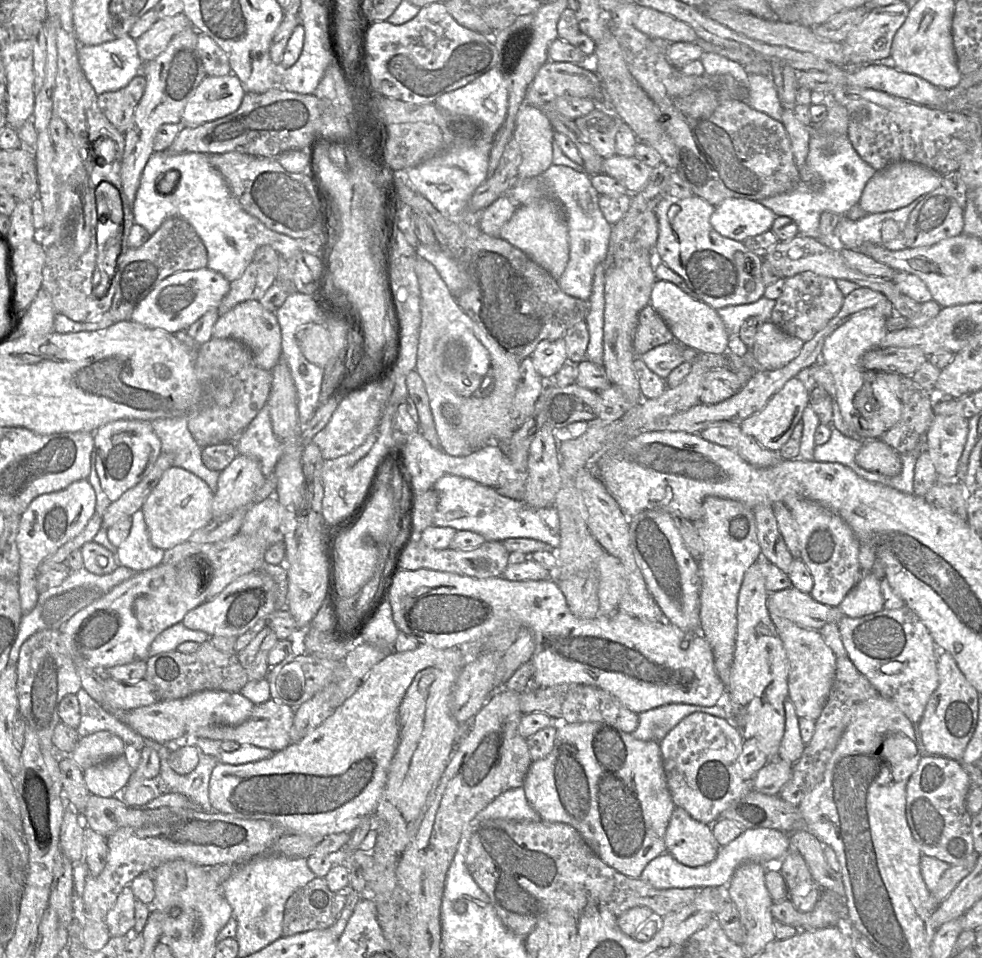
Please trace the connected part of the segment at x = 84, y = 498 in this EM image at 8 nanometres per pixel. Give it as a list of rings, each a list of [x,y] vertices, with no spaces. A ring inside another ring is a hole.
[[[81,479],[60,491],[37,496],[22,513],[16,544],[20,556],[18,592],[23,614],[32,611],[38,600],[37,575],[39,565],[59,547],[84,530],[88,521],[96,513],[95,506],[96,495],[92,485],[88,479]]]

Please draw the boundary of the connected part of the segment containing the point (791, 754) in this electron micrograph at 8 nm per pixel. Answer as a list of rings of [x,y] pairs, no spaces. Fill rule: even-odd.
[[[789,697],[784,702],[784,708],[786,715],[785,732],[777,759],[794,764],[802,756],[806,745],[803,743],[800,734],[799,716]]]

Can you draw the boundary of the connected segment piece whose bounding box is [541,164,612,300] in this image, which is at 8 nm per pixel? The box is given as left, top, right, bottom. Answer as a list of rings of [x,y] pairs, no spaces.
[[[554,164],[541,176],[548,185],[551,196],[562,206],[568,225],[569,260],[563,274],[556,281],[565,294],[589,300],[595,268],[604,262],[608,254],[612,225],[605,219],[599,207],[600,194],[593,187],[591,176],[586,172]]]

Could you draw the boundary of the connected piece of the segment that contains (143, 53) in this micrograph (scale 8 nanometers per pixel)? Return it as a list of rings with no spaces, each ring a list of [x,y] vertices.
[[[183,12],[156,20],[146,32],[135,39],[139,57],[144,62],[155,59],[177,33],[189,26],[192,26],[191,22]]]

